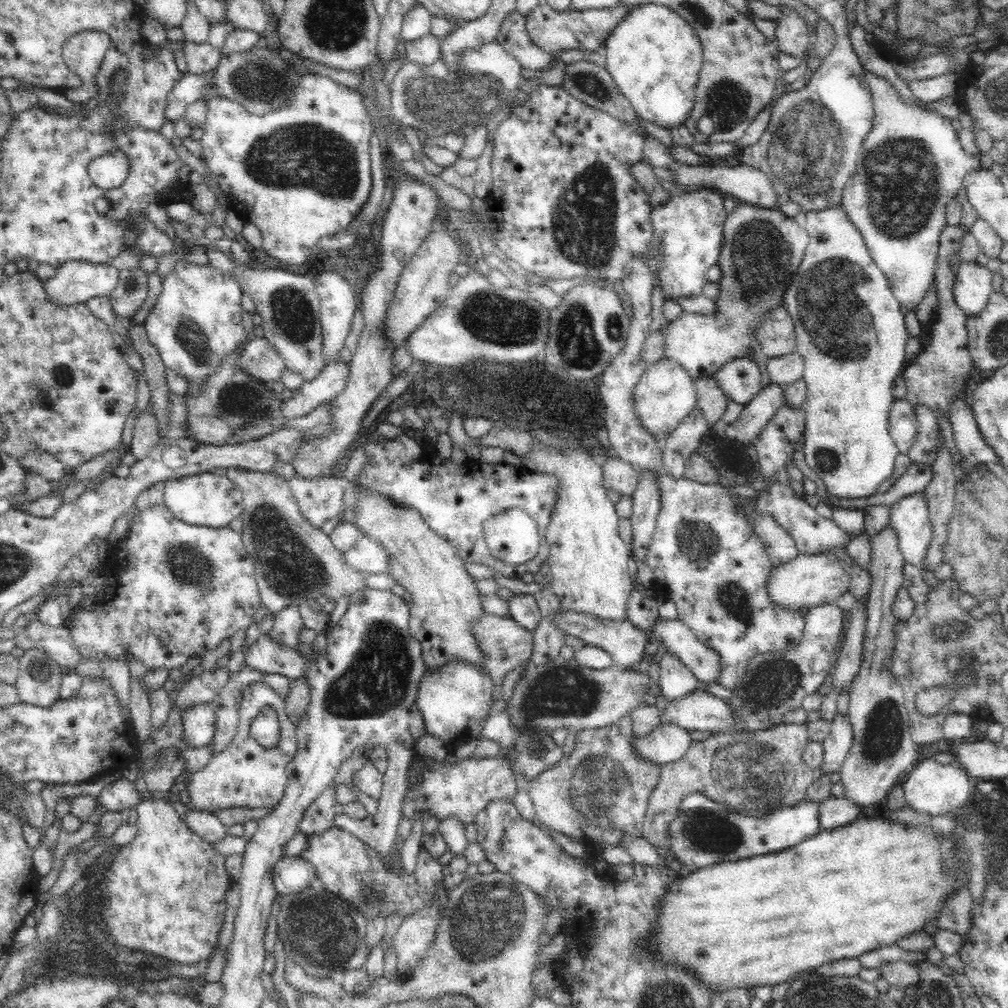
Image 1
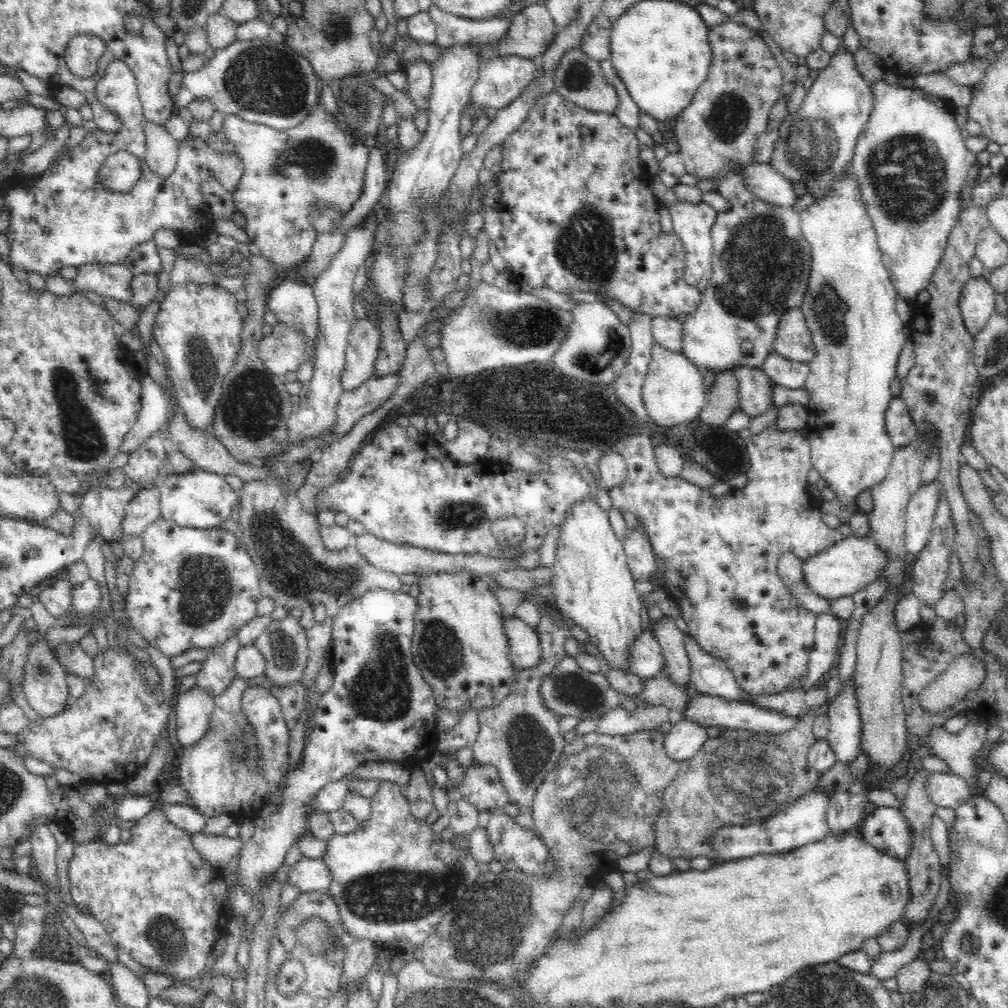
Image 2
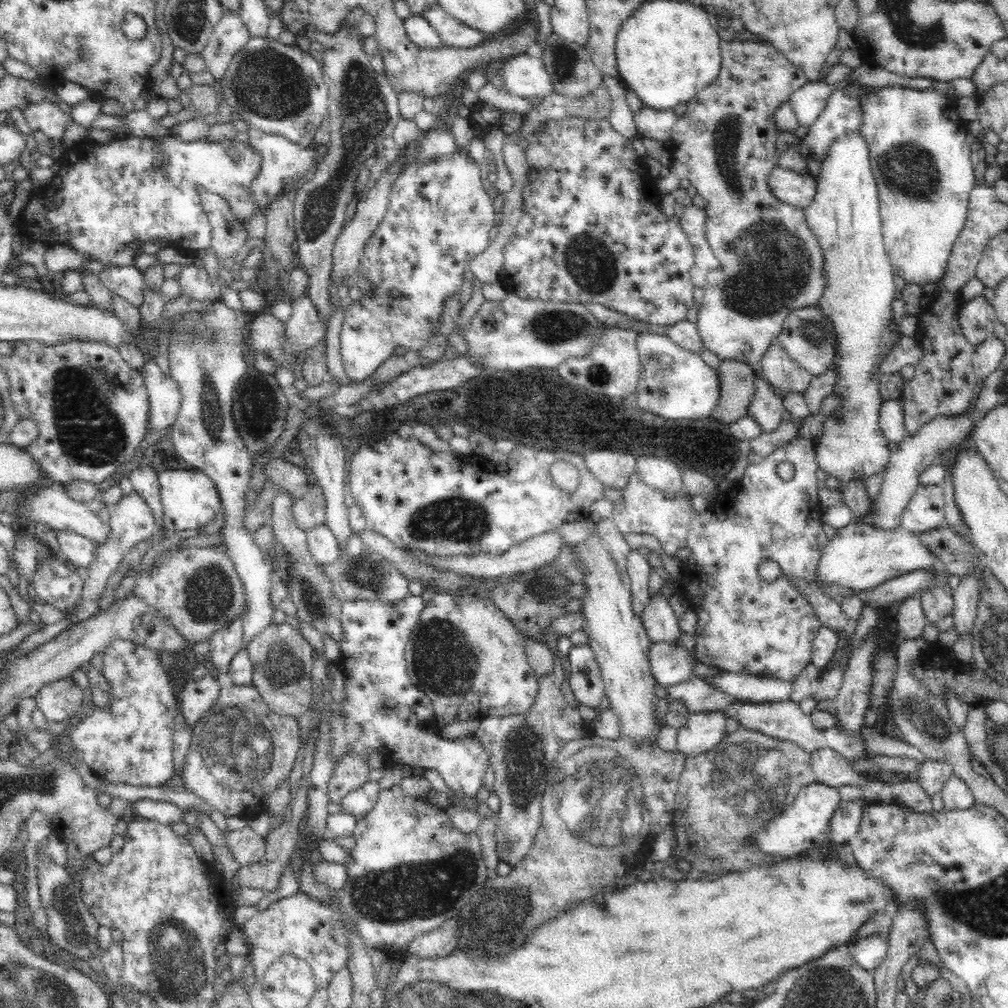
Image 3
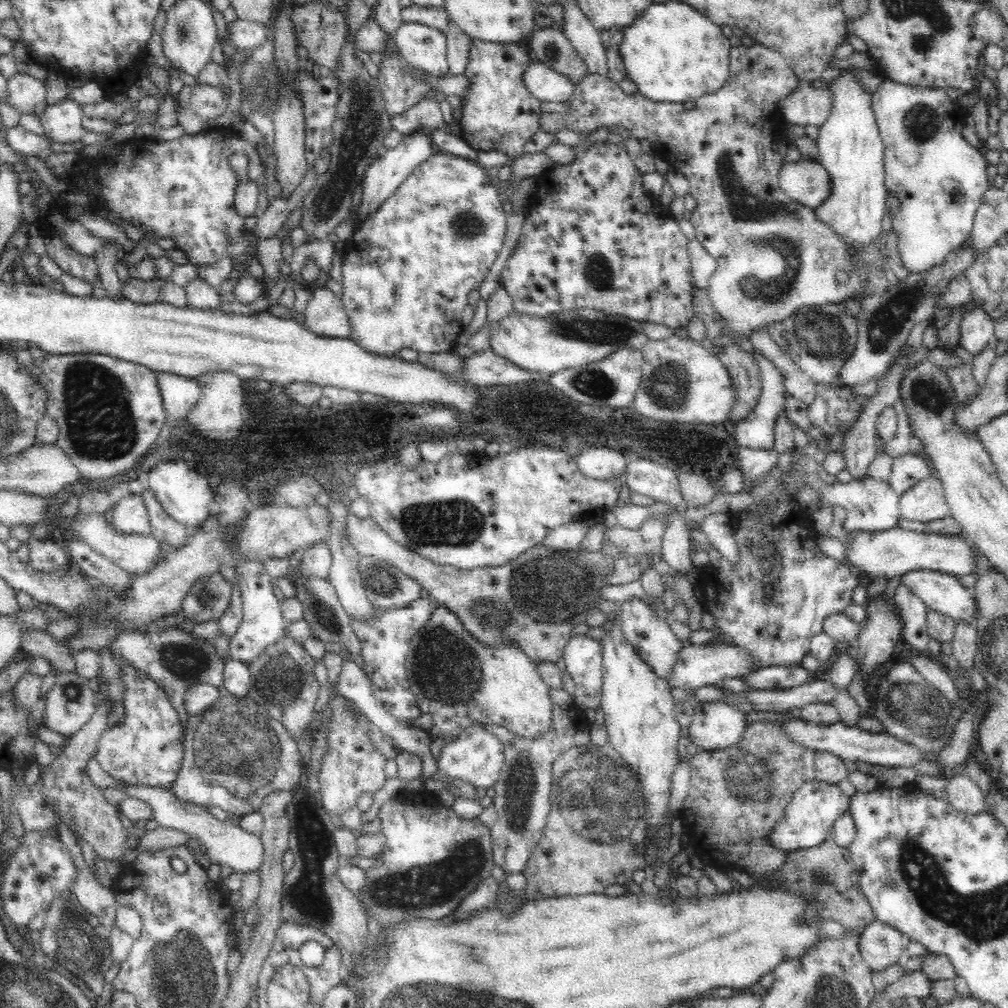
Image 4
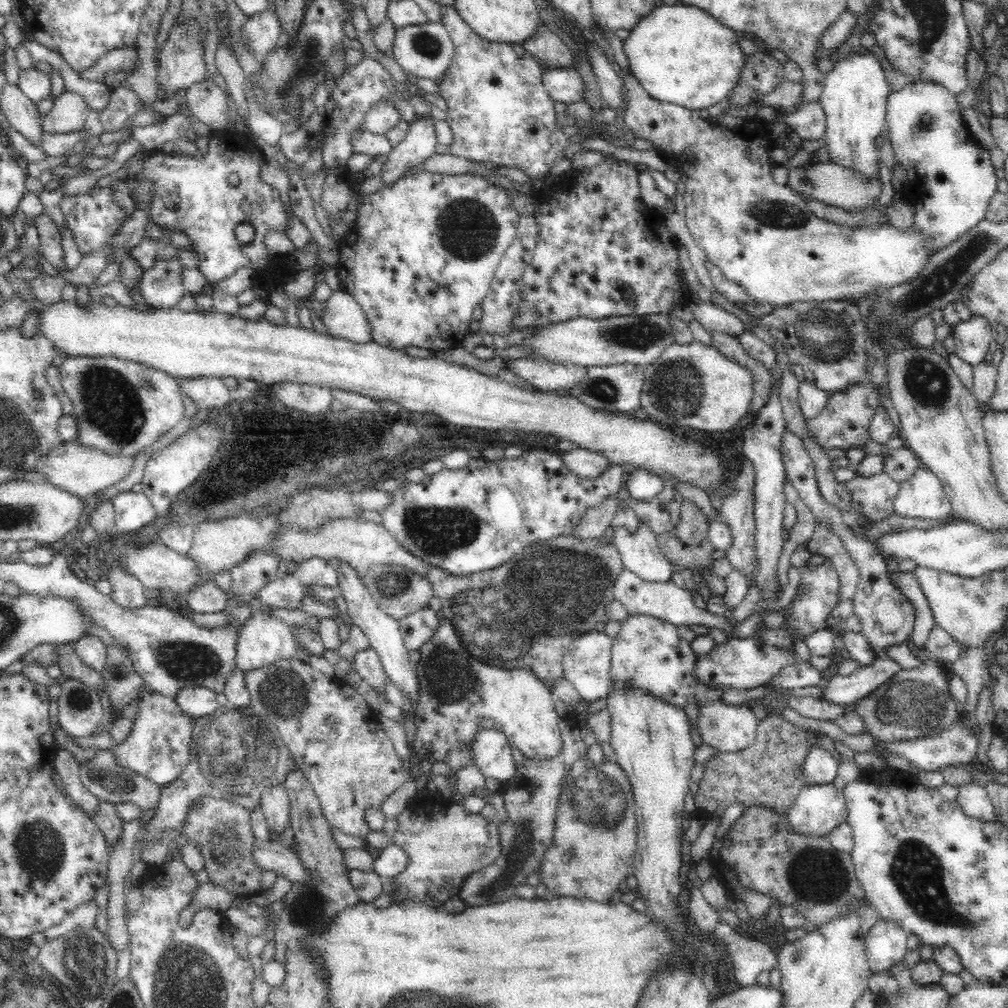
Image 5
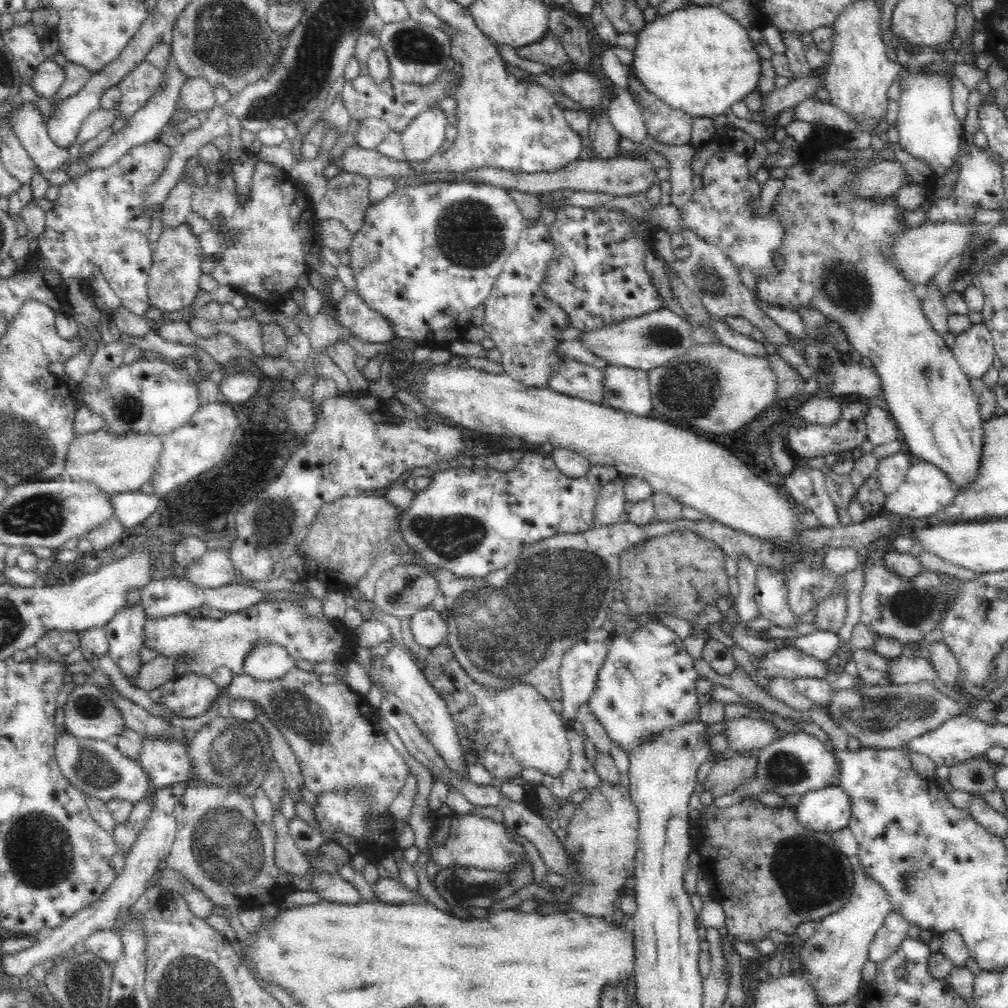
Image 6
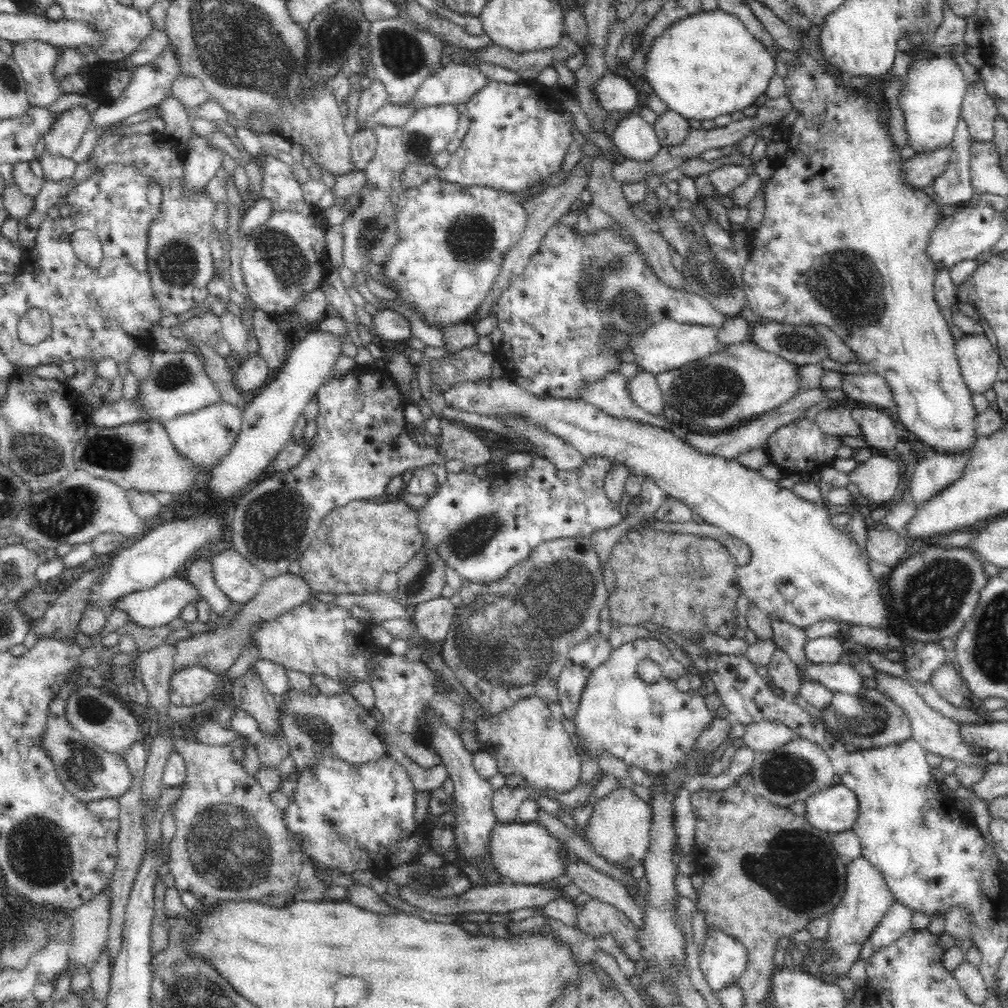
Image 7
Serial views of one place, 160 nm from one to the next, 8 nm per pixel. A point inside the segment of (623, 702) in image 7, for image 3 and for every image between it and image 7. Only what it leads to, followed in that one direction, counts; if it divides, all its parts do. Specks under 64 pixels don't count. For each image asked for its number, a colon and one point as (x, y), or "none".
3: (638, 568)
4: (651, 634)
5: (648, 653)
6: (647, 685)

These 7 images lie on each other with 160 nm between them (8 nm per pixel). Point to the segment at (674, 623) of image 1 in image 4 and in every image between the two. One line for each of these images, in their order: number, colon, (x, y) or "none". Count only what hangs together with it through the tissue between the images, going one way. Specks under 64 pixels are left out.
2: (710, 675)
3: (752, 688)
4: (780, 677)

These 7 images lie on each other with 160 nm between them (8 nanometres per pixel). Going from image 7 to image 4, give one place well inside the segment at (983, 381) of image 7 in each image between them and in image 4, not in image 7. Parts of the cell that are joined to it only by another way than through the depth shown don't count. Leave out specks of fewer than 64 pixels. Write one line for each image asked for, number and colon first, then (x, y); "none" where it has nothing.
4: (977, 328)
5: (973, 338)
6: (974, 350)

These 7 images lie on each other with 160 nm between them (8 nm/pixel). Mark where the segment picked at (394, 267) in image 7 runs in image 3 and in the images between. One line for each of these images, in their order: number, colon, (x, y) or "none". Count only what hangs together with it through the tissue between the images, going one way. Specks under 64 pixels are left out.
3: (439, 217)
4: (432, 242)
5: (421, 255)
6: (427, 255)

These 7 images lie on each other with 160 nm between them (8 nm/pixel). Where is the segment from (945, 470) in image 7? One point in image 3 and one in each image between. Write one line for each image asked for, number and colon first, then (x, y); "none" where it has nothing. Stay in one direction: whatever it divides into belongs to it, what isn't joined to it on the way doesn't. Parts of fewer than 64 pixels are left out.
3: (926, 510)
4: (925, 501)
5: (921, 496)
6: (927, 490)

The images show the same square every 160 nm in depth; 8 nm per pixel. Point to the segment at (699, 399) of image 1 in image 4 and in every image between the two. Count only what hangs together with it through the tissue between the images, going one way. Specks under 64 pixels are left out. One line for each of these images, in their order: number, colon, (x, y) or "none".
2: (722, 398)
3: (737, 379)
4: (746, 375)

